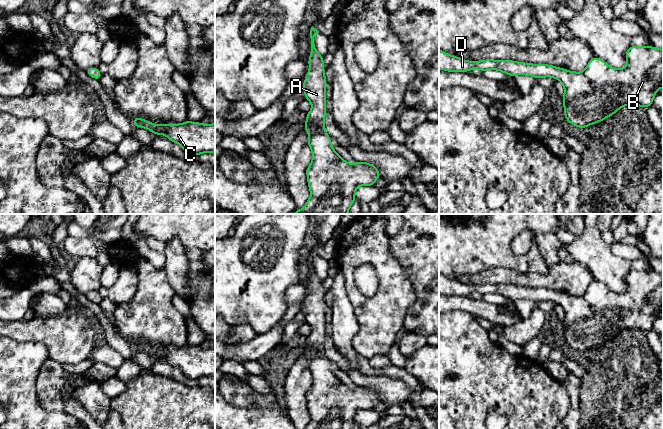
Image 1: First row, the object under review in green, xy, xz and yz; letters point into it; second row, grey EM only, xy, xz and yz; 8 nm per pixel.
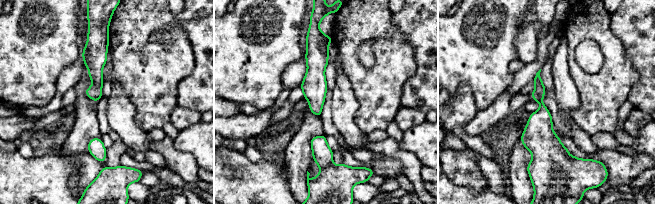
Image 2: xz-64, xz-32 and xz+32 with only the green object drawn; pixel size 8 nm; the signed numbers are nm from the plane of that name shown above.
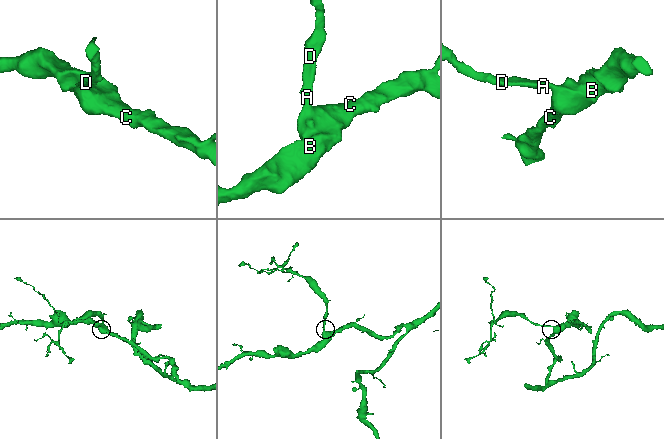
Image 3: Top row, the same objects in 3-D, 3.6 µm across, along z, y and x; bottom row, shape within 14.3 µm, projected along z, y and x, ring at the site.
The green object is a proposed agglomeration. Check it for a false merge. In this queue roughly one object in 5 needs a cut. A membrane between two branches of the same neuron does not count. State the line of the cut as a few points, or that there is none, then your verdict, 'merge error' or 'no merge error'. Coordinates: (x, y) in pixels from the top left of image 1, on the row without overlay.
no cut | no merge error

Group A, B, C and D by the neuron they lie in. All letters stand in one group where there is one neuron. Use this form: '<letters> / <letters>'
A B C D

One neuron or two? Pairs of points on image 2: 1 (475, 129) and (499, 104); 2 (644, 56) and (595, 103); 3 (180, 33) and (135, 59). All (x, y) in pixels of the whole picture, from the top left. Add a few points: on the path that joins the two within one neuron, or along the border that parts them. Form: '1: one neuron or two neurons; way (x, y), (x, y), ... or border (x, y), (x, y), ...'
1: one neuron; way (481, 123), (494, 110)
2: two neurons; border (623, 45), (639, 74), (632, 89)
3: one neuron; way (176, 47), (164, 59), (149, 59)

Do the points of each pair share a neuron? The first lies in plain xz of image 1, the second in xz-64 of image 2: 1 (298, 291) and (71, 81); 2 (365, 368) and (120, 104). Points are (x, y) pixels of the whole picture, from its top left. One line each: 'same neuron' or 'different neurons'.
1: same neuron
2: different neurons

